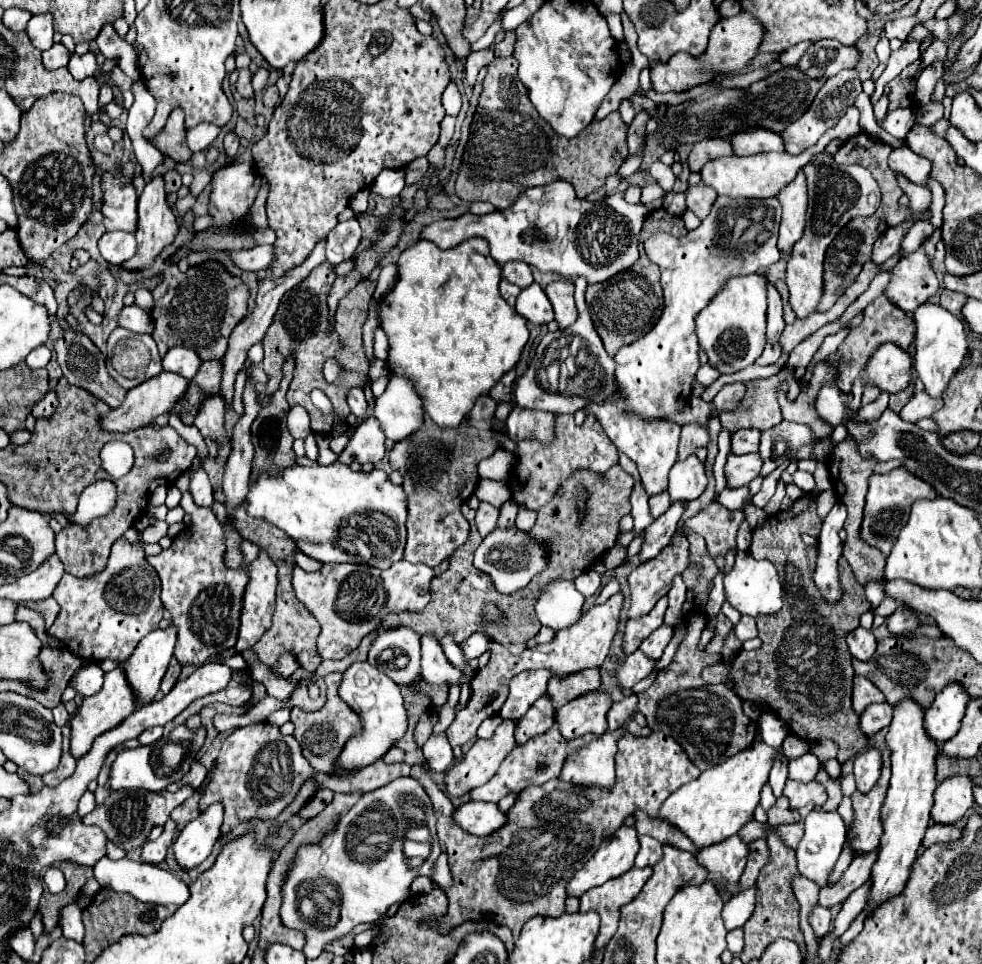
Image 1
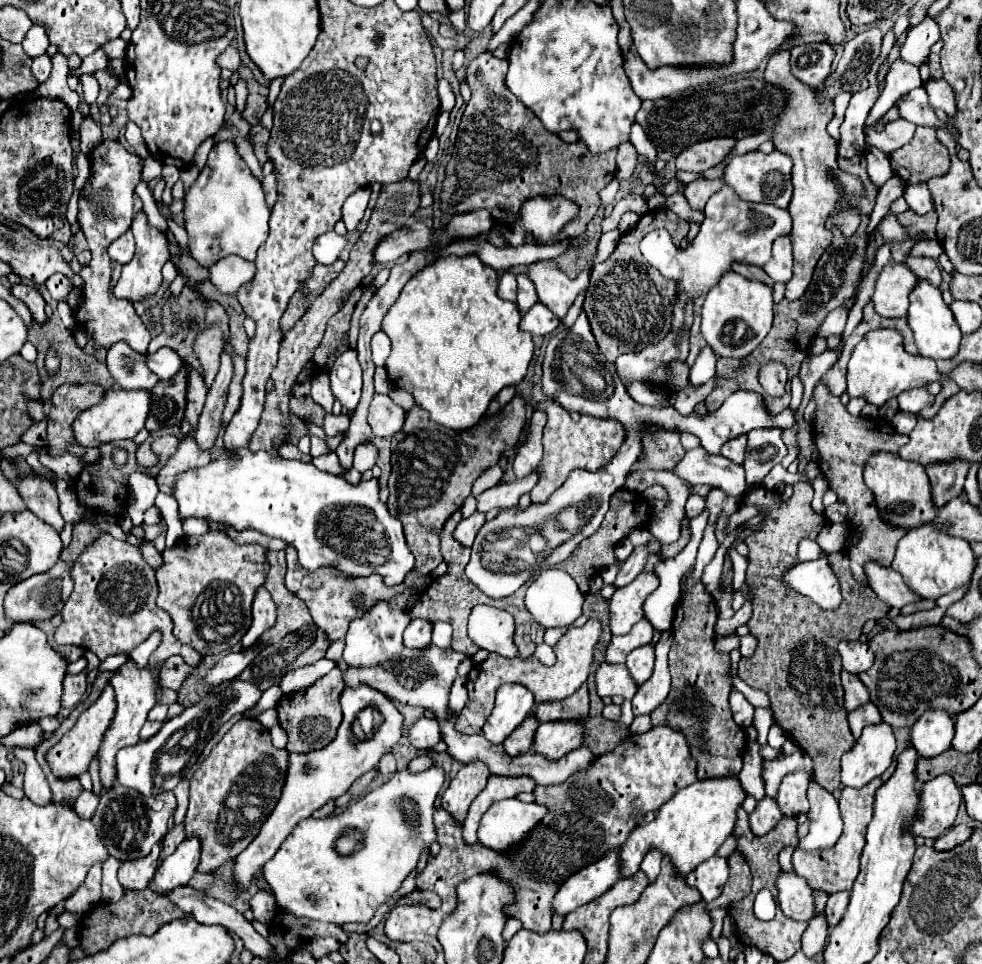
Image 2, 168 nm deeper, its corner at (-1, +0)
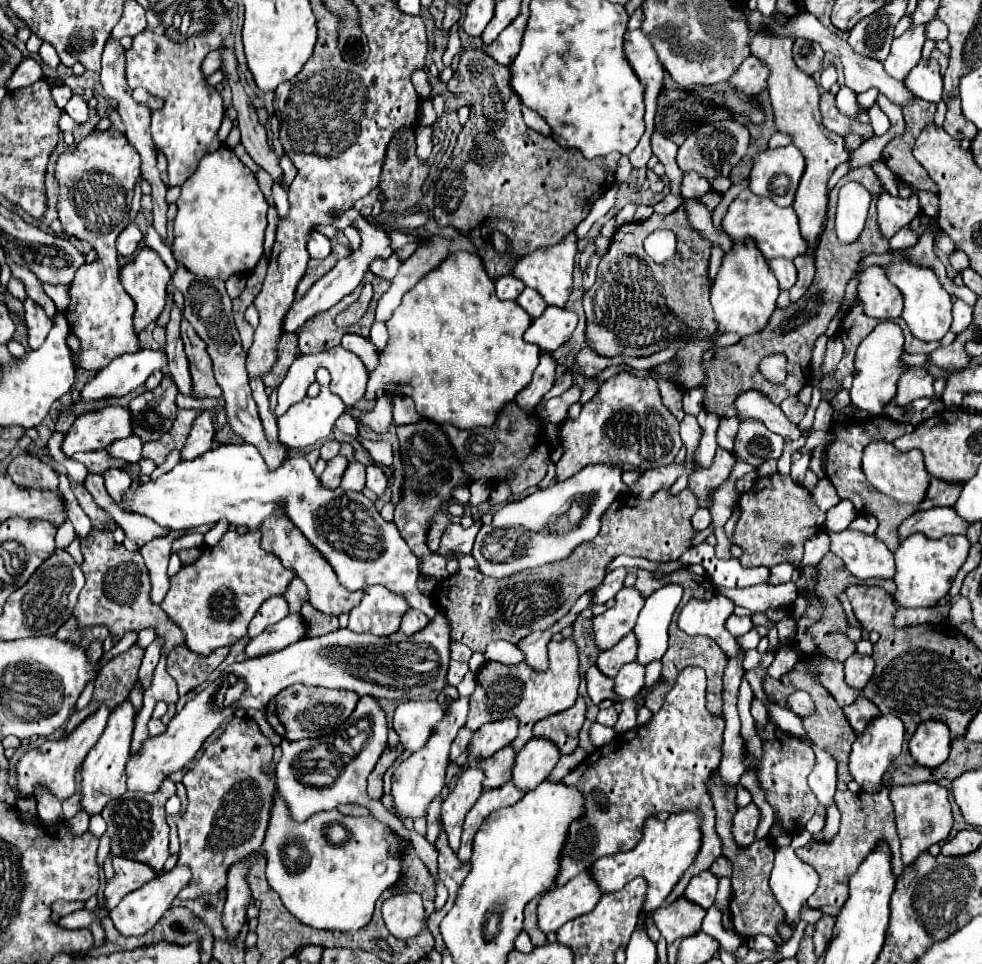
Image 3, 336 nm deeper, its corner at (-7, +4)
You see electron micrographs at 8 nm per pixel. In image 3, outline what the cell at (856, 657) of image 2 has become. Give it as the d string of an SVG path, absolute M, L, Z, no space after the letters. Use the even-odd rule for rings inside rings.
M852 653L844 661L844 673L846 673L846 683L850 683L854 689L864 689L864 685L870 681L874 673L874 659L870 655Z

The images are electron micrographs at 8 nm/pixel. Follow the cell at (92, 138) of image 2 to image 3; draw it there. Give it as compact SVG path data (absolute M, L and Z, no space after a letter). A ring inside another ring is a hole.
M72 95L72 99L70 99L68 105L64 107L64 111L66 111L76 123L88 123L88 119L90 119L88 103L86 103L80 95Z

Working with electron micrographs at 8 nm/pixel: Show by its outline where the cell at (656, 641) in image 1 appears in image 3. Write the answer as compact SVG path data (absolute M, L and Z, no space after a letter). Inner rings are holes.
M638 661L626 663L620 673L616 675L616 685L614 691L620 697L636 697L638 691L644 687L644 677L646 677L646 667Z

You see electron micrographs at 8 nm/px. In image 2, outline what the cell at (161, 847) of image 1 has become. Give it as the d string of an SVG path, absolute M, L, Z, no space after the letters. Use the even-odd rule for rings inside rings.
M154 845L152 853L144 859L138 861L124 861L118 869L118 881L124 889L146 889L148 881L154 877L156 867L158 867L158 857L160 857L160 845Z

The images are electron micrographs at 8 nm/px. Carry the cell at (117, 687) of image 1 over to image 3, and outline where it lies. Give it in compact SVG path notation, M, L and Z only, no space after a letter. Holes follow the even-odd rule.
M100 705L100 709L92 713L86 721L82 721L68 737L62 737L58 741L44 741L40 747L24 753L16 767L20 795L34 795L36 785L46 785L58 799L70 797L76 791L76 773L80 771L82 761L86 759L86 753L96 745L96 741L104 733L108 715L110 715L110 709L106 705Z

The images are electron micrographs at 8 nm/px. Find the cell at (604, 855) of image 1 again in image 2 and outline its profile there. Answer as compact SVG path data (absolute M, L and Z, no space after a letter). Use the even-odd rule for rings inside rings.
M612 849L600 861L568 877L552 901L552 913L568 915L578 907L598 899L604 891L608 891L620 879L618 853L618 849Z

